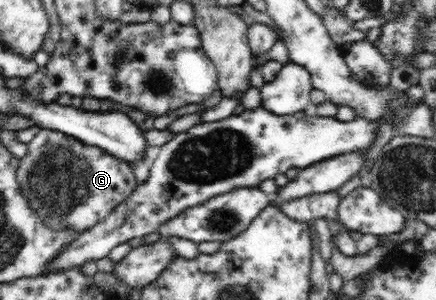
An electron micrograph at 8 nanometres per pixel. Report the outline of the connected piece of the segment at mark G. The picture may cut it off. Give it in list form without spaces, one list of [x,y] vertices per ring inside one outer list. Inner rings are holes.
[[[42,128],[30,141],[28,153],[21,159],[16,171],[18,184],[27,196],[30,206],[52,230],[74,229],[85,232],[92,229],[96,223],[104,221],[122,201],[124,201],[138,185],[138,180],[128,163],[109,155],[98,147],[85,145],[76,138],[60,131]]]

